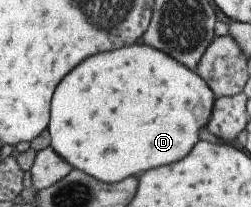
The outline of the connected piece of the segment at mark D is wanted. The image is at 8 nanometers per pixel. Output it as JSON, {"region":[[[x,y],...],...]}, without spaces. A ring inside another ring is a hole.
{"region":[[[135,43],[130,47],[120,47],[110,51],[95,53],[92,57],[86,57],[74,69],[68,71],[54,88],[49,103],[49,122],[47,130],[50,135],[50,147],[73,168],[87,173],[95,180],[104,184],[114,184],[130,176],[139,176],[141,173],[163,165],[168,165],[183,158],[192,146],[199,140],[200,129],[206,127],[209,120],[215,95],[206,85],[206,82],[196,73],[179,64],[173,57],[166,55],[159,49],[142,43]]]}

